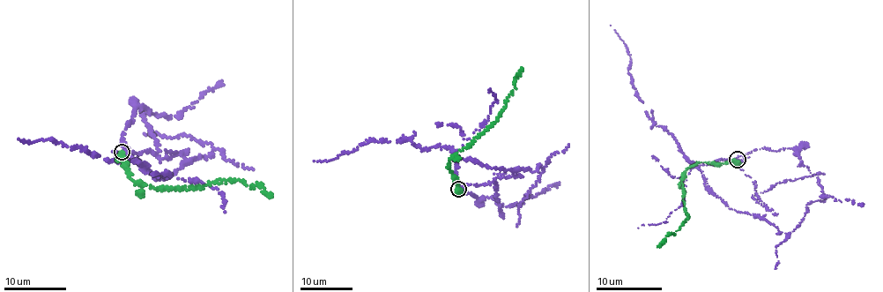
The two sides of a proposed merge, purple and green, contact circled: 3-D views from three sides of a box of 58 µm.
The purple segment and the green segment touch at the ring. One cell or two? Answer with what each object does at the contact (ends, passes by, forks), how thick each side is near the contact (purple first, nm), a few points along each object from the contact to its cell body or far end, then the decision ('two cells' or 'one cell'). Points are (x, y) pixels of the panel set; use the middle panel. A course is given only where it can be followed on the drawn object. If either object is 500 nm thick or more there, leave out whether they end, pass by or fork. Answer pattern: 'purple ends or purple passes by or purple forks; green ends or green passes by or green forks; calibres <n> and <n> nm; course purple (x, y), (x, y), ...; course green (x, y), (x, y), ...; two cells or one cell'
purple forks; green passes by; calibres 130 and 400 nm; course purple (458, 189), (456, 157), (494, 168), (536, 171), (542, 168), (538, 181), (521, 202), (518, 226); course green (458, 188), (456, 177), (448, 170), (448, 160), (470, 146), (498, 117), (515, 86), (515, 75), (522, 68); two cells

